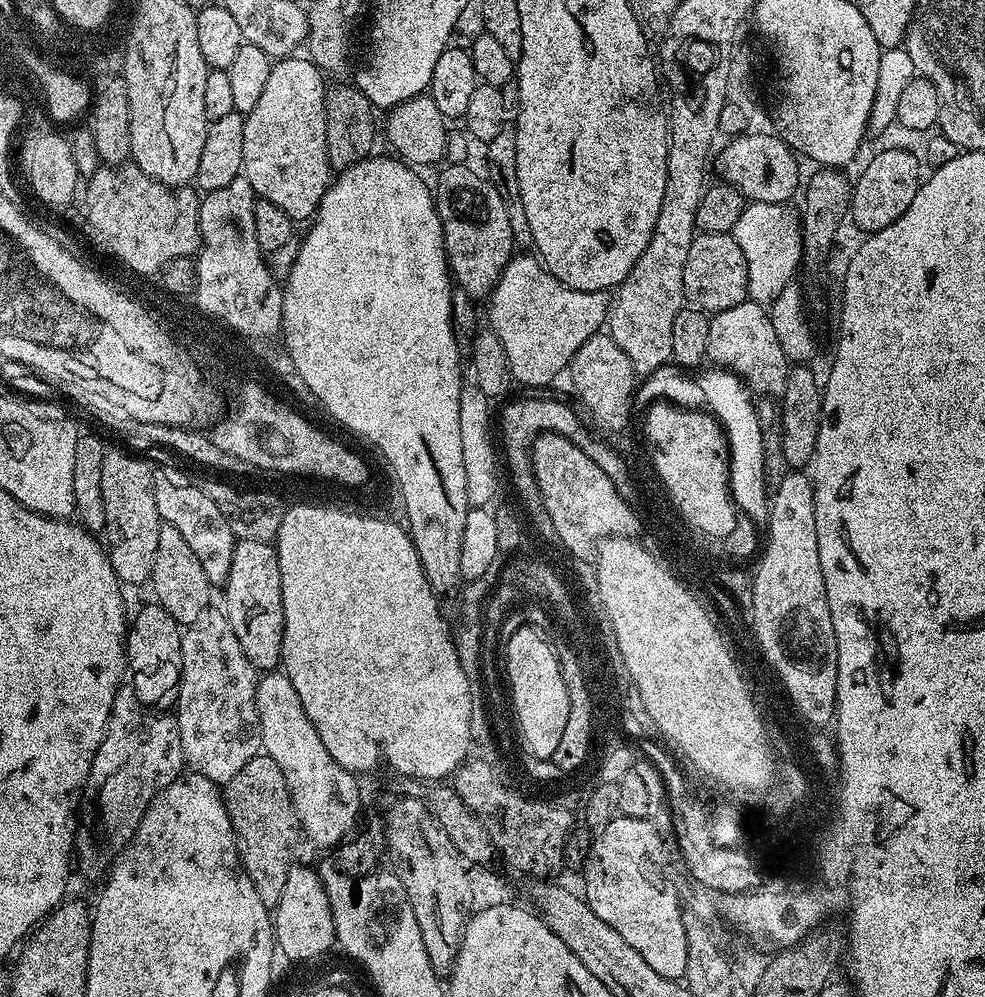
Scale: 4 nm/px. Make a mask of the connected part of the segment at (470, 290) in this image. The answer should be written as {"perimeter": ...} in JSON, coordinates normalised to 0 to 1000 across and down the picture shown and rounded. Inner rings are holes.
{"perimeter":[[[471,164],[450,169],[446,170],[443,185],[441,181],[441,200],[449,223],[455,272],[468,294],[480,302],[490,302],[499,296],[510,271],[522,256],[518,215],[514,215],[514,203],[510,203],[510,195],[506,195],[494,176],[486,177]]]}

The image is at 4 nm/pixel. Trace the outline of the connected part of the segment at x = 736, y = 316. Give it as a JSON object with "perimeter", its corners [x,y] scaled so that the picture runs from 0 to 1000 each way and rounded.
{"perimeter":[[[762,300],[754,301],[741,311],[726,314],[721,320],[721,336],[717,342],[718,360],[728,369],[737,369],[750,377],[772,399],[790,399],[796,394],[802,362],[786,333],[781,310]]]}

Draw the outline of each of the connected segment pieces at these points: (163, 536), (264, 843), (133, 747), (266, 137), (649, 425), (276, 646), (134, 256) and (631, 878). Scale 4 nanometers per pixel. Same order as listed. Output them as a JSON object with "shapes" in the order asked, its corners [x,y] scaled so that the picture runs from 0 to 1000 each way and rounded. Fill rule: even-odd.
{"shapes":[[[[163,525],[160,532],[160,553],[156,555],[156,572],[152,583],[152,591],[157,605],[165,608],[177,619],[180,626],[190,628],[196,626],[204,616],[213,609],[216,587],[209,580],[209,572],[205,572],[197,552],[189,545],[185,536],[177,532],[177,528]]],[[[265,756],[254,760],[254,764],[238,776],[226,799],[240,834],[244,865],[254,885],[258,885],[262,901],[266,901],[273,913],[278,913],[286,901],[286,892],[290,890],[290,877],[294,877],[296,868],[302,866],[301,850],[307,844],[305,821],[290,788],[290,780],[286,780],[286,772],[282,772],[282,764],[278,764],[278,760]]],[[[133,692],[119,694],[79,815],[75,844],[79,871],[81,867],[87,878],[105,880],[133,847],[156,800],[182,782],[188,770],[178,717],[152,713]]],[[[308,55],[281,59],[258,110],[248,118],[246,175],[263,200],[290,211],[297,223],[316,222],[335,184],[329,79],[330,73]]],[[[677,403],[663,404],[657,410],[652,432],[667,444],[667,464],[687,506],[704,526],[716,534],[737,540],[745,531],[749,511],[739,486],[739,438],[730,421],[715,411],[703,412]]],[[[241,542],[238,560],[231,573],[231,583],[225,587],[225,594],[225,613],[238,632],[238,640],[242,640],[242,648],[246,648],[246,656],[254,660],[261,675],[267,676],[283,671],[288,613],[286,580],[282,572],[282,556],[279,549],[270,543]]],[[[138,164],[103,165],[88,180],[85,195],[99,231],[99,245],[140,271],[152,273],[175,257],[196,258],[206,244],[202,196],[191,187],[175,190],[152,179]]],[[[626,817],[609,835],[609,840],[600,844],[595,862],[592,864],[593,904],[615,925],[631,937],[631,942],[657,965],[667,977],[677,983],[693,984],[696,977],[696,929],[694,928],[695,912],[692,910],[690,897],[685,886],[678,884],[674,874],[678,871],[678,855],[674,852],[674,839],[665,830],[662,822],[649,822],[634,817]]]]}

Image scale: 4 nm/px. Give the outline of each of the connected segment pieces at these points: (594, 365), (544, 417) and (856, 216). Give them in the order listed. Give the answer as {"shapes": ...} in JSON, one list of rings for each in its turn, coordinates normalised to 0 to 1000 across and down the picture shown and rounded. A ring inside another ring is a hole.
{"shapes":[[[[606,335],[591,343],[579,366],[581,389],[593,404],[592,412],[601,416],[600,424],[610,429],[610,434],[630,432],[639,428],[638,416],[644,412],[644,394],[648,389],[648,375],[636,359],[636,355],[624,345],[620,337]]],[[[532,395],[529,401],[520,401],[512,410],[507,410],[506,413],[506,445],[510,450],[510,461],[516,464],[516,473],[520,476],[520,485],[524,488],[524,493],[528,496],[528,506],[532,509],[531,517],[537,518],[540,521],[540,526],[548,534],[554,534],[554,536],[560,534],[560,524],[556,520],[556,513],[552,511],[552,505],[548,498],[548,492],[546,491],[546,483],[542,479],[542,471],[540,470],[540,442],[548,436],[549,433],[564,433],[566,431],[573,431],[573,437],[576,433],[581,433],[581,427],[583,427],[583,421],[590,421],[591,417],[585,409],[581,410],[579,406],[572,405],[569,401],[555,401],[552,395]]],[[[897,148],[877,170],[873,178],[867,181],[864,186],[864,210],[863,221],[870,225],[877,232],[877,235],[884,235],[891,231],[899,231],[904,223],[916,219],[928,203],[928,195],[932,195],[936,184],[936,160],[933,155],[921,152],[918,148]]]]}

